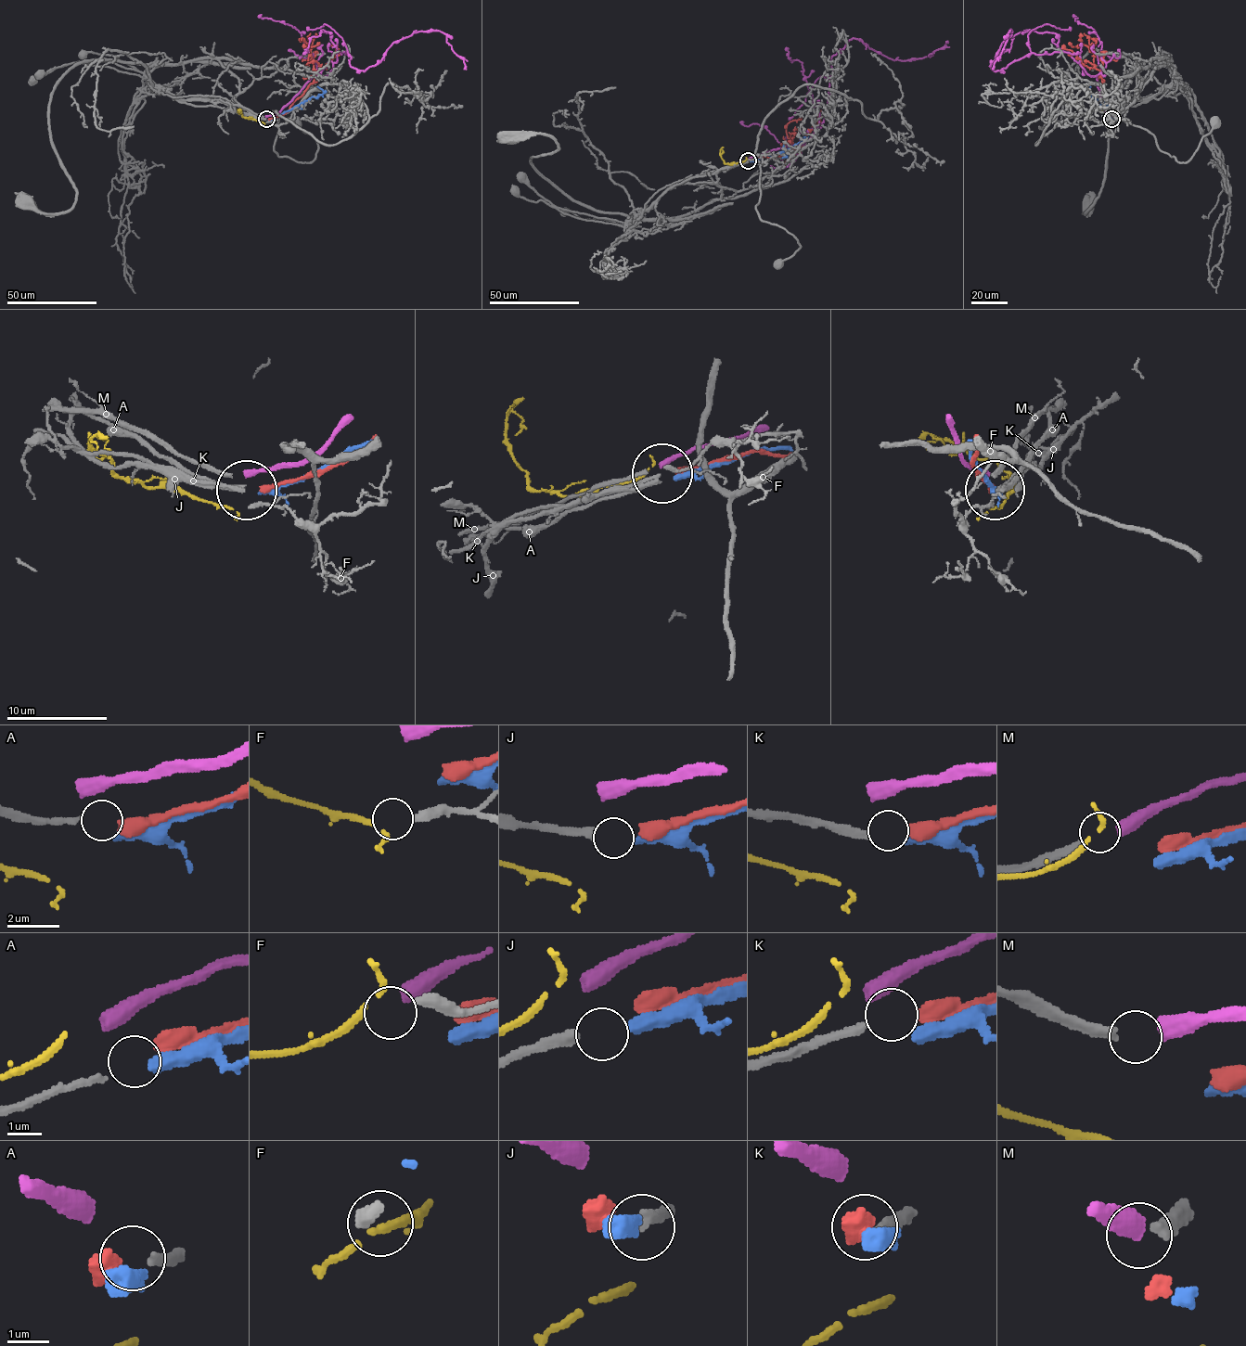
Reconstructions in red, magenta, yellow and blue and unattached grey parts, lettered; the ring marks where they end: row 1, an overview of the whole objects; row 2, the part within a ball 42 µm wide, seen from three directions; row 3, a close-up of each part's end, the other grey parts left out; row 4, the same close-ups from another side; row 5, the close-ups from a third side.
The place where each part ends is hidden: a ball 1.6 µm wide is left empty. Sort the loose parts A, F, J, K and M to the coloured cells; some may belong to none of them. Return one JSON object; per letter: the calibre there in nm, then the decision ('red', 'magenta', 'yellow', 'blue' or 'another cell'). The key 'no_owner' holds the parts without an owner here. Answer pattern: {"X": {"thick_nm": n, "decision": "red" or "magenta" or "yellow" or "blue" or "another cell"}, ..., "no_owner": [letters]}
{"A": {"thick_nm": 190, "decision": "another cell"}, "F": {"thick_nm": 360, "decision": "yellow"}, "J": {"thick_nm": 320, "decision": "blue"}, "K": {"thick_nm": 240, "decision": "red"}, "M": {"thick_nm": 320, "decision": "magenta"}, "no_owner": ["A"]}

